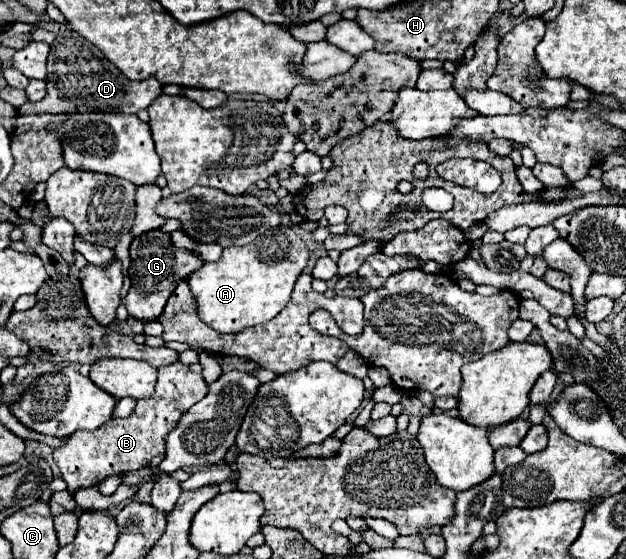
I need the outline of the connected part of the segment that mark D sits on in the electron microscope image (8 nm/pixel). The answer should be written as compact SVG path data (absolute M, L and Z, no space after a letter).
M71 29L59 33L55 37L55 41L51 43L45 81L47 81L47 93L63 93L63 97L57 97L57 101L53 101L53 95L45 95L37 103L25 103L21 109L17 109L19 117L67 115L67 113L75 113L75 111L83 111L83 113L93 113L93 111L139 113L141 109L147 109L163 93L163 85L155 77L145 79L145 81L127 79L115 65L111 65L103 57L103 53L93 43L89 43L87 39L83 39L79 33L75 33Z

